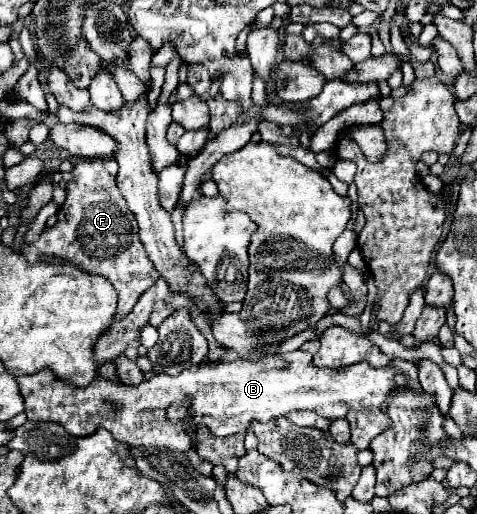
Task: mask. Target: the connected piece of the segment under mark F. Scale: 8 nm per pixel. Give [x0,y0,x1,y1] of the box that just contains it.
[21,160,159,318]

